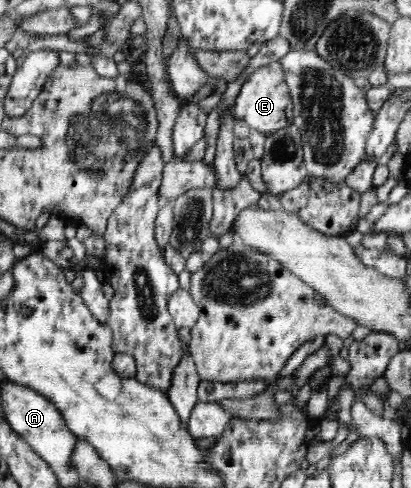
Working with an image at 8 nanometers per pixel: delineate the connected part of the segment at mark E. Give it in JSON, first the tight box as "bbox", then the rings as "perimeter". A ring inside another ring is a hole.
{"bbox":[233,62,294,134],"perimeter":[[[282,62],[257,68],[243,83],[233,106],[233,116],[245,121],[250,129],[268,134],[294,124],[292,98],[286,82]]]}

